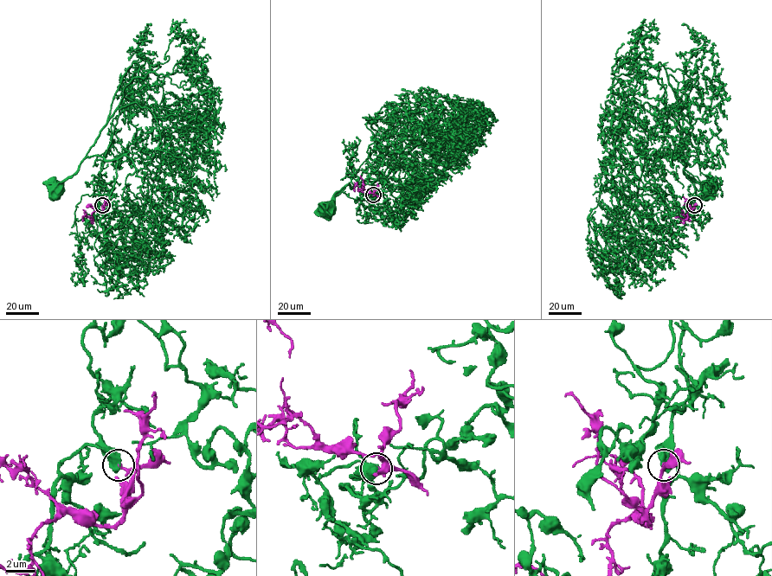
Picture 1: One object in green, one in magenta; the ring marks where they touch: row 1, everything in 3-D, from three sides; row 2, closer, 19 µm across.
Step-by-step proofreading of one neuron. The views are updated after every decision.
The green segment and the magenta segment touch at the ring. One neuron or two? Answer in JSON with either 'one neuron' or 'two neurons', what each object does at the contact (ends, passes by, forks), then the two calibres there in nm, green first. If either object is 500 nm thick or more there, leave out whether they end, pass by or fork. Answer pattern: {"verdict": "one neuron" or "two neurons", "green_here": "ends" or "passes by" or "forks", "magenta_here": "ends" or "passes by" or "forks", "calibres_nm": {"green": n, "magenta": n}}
{"verdict": "one neuron", "calibres_nm": {"green": 750, "magenta": 200}}

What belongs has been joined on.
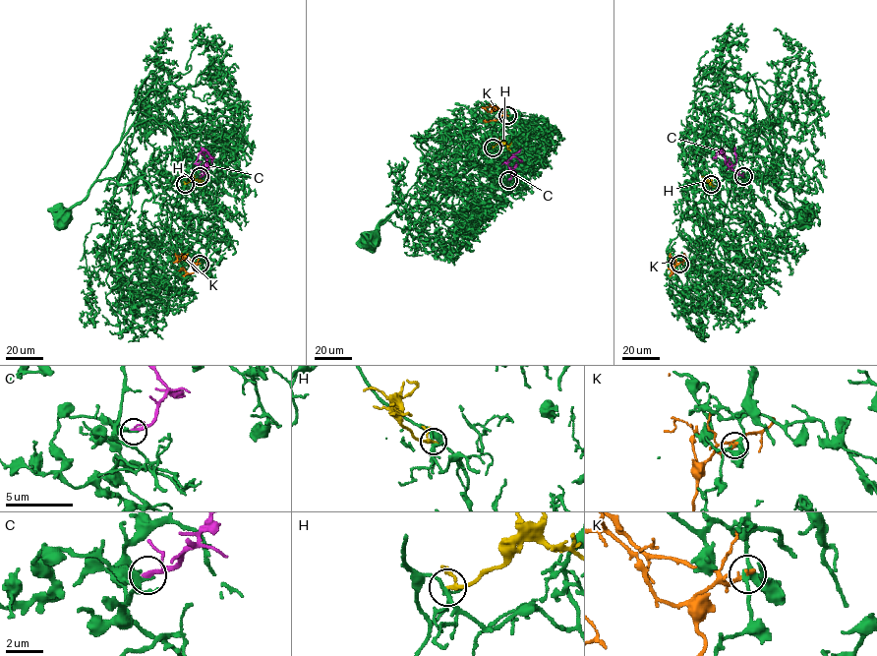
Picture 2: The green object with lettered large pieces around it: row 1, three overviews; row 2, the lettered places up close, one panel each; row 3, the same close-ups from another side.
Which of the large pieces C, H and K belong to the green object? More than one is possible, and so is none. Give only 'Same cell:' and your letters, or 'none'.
Same cell: none

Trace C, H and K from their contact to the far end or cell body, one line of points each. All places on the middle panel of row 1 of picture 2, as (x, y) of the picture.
C: (508, 179), (512, 173), (504, 162), (516, 156), (520, 160)
H: (493, 148), (504, 143), (510, 150)
K: (507, 115), (499, 110), (488, 111), (482, 106)

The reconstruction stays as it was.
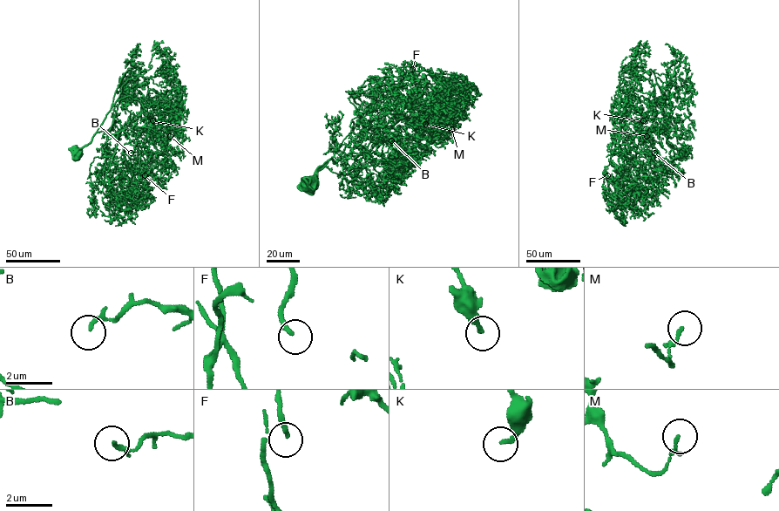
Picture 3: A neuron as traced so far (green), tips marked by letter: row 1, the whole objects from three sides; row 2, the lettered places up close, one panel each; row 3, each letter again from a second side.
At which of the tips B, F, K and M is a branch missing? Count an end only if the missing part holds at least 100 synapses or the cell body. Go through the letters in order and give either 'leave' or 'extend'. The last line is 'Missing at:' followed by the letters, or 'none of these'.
B: leave
F: extend
K: leave
M: leave
Missing at: F

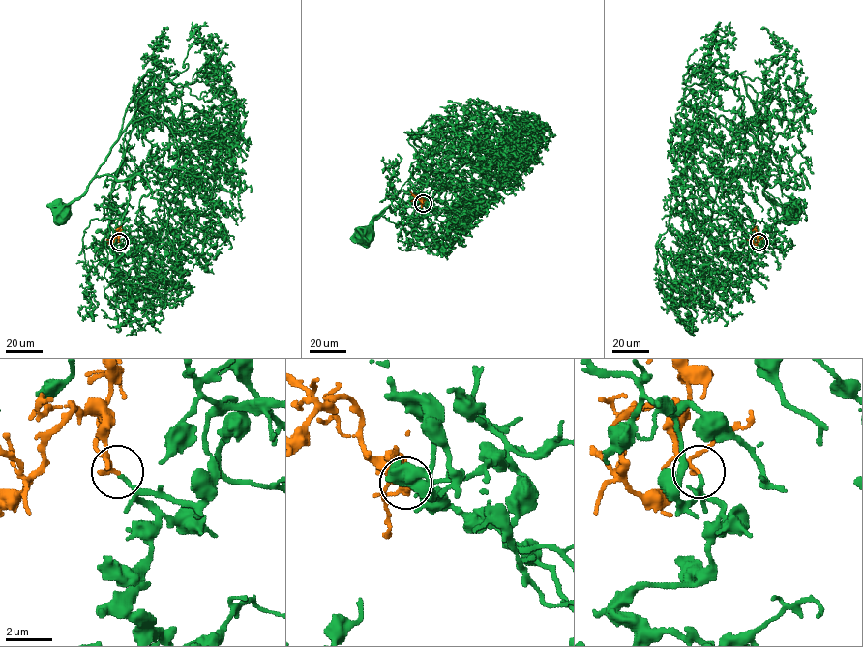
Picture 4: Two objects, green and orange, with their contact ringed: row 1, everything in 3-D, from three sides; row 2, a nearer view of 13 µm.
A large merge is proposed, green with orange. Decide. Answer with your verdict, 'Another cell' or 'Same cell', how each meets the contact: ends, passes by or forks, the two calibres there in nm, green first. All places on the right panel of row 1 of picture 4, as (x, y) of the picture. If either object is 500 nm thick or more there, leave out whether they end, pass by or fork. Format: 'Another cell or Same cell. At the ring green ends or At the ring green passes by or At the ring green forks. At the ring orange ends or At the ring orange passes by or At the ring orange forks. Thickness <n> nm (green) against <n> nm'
Same cell. At the ring green passes by. At the ring orange passes by. Thickness 120 nm (green) against 190 nm

